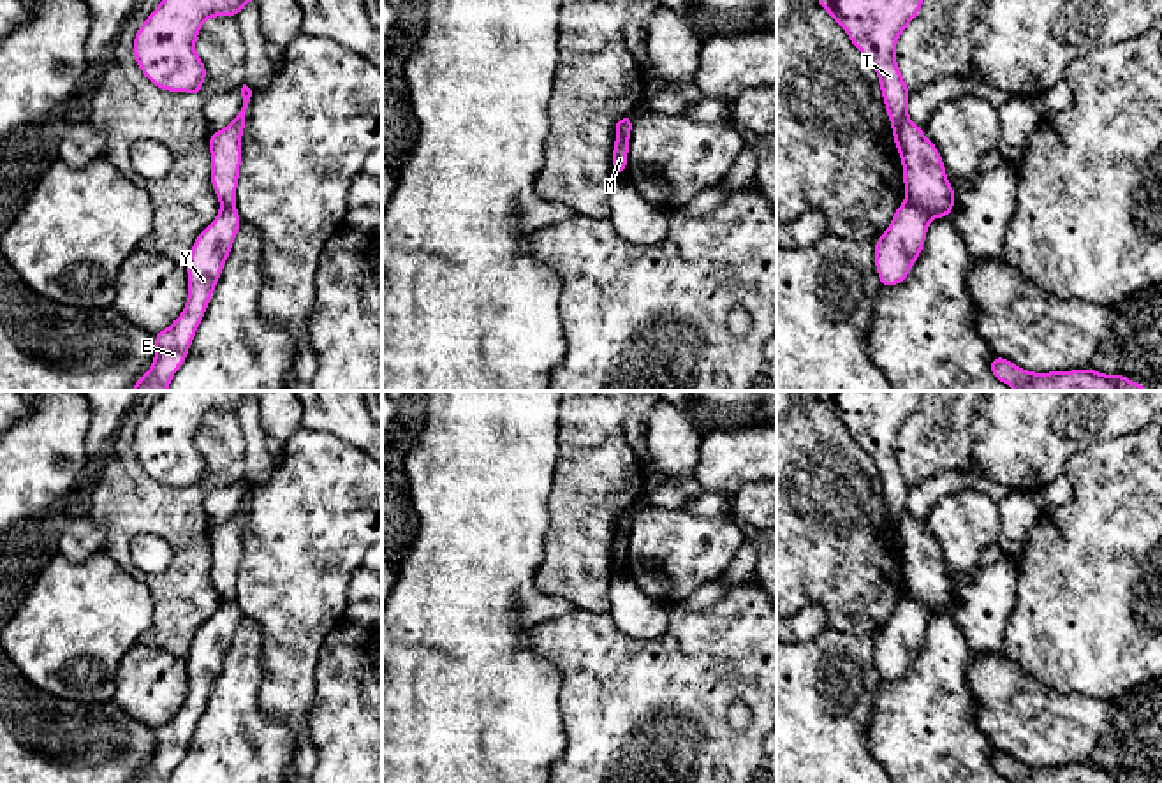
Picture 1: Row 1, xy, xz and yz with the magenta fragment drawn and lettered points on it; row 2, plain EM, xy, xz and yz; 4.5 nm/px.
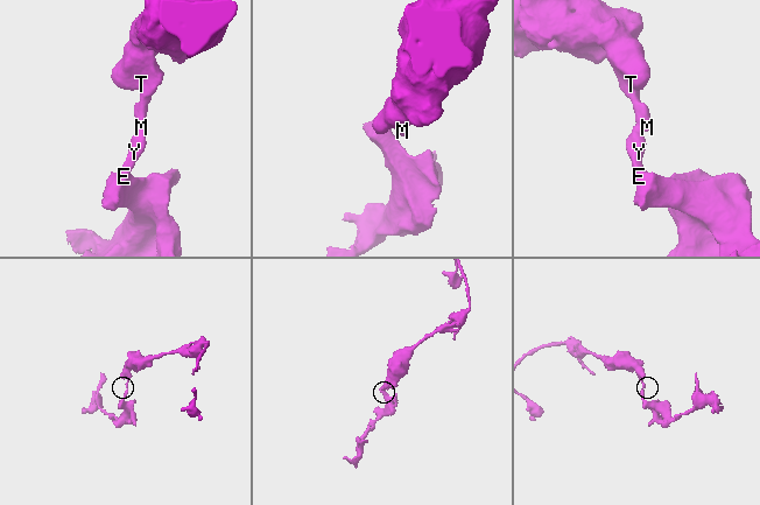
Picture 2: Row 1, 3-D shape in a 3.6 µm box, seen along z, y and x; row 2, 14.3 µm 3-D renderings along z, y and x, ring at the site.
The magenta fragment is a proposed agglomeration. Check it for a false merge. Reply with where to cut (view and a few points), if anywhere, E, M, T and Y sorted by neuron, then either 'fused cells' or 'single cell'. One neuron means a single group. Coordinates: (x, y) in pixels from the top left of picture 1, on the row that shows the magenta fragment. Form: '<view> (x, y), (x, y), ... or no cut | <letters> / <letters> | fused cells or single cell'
yz (907, 199), (932, 217) | E Y / M T | fused cells

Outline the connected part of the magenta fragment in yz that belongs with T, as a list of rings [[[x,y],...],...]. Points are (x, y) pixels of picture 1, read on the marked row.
[[[817,0],[875,67],[894,144],[903,165],[905,197],[931,218],[949,216],[956,194],[944,160],[908,116],[910,92],[894,51],[901,32],[919,14],[923,0]]]

